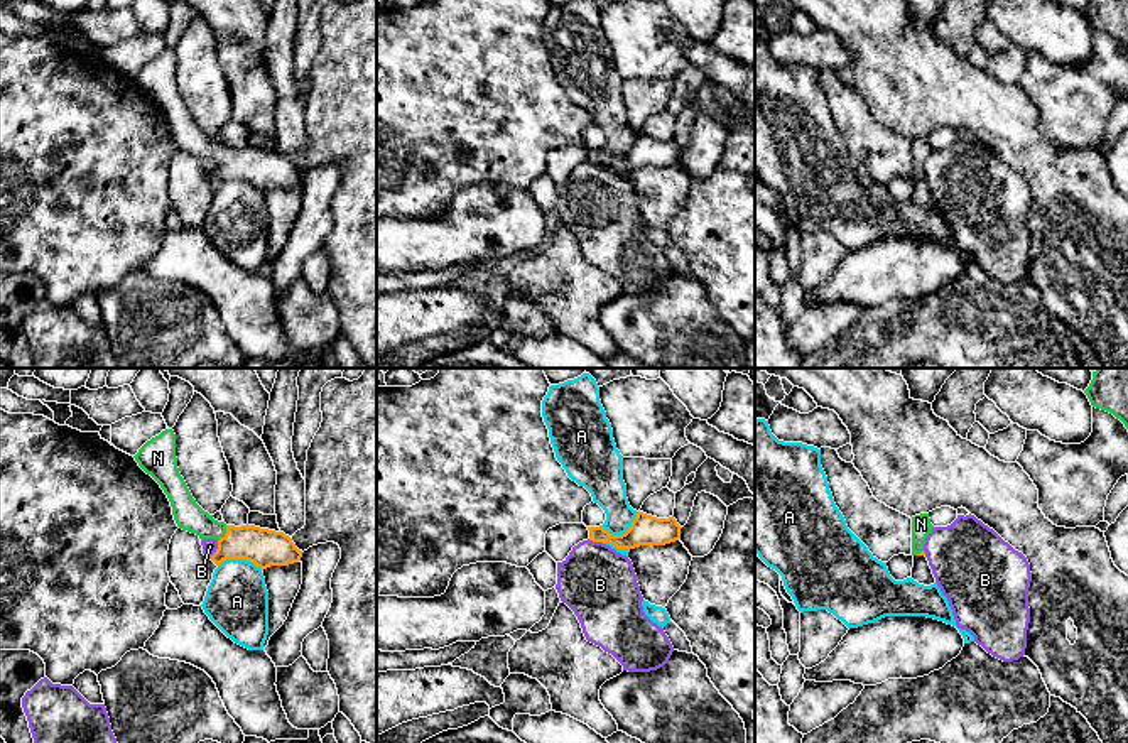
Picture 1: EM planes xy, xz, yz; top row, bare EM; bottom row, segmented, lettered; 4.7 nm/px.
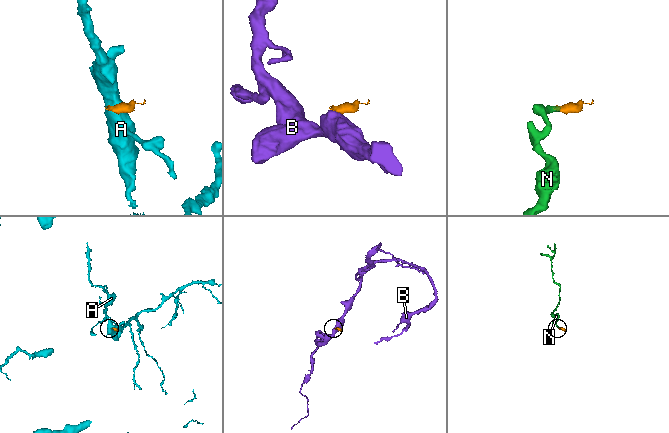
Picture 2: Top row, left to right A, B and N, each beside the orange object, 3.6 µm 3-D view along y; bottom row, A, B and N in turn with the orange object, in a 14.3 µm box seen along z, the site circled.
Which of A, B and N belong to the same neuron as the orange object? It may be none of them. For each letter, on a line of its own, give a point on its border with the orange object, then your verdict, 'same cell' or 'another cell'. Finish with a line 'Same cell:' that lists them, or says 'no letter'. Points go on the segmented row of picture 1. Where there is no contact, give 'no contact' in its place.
A: xz (622, 534) | another cell
B: xy (216, 549) | another cell
N: xy (225, 534) | same cell
Same cell: N

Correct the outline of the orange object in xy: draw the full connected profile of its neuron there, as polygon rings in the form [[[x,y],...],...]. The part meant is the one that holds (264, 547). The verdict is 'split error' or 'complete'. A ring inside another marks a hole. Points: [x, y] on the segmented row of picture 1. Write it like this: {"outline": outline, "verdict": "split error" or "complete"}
{"outline": [[[165,429],[147,441],[133,458],[167,495],[179,529],[196,534],[201,540],[218,540],[218,549],[211,556],[216,566],[226,559],[247,559],[263,571],[270,566],[289,566],[301,561],[302,550],[284,532],[248,523],[226,525],[196,503],[177,468],[172,429]]], "verdict": "split error"}

